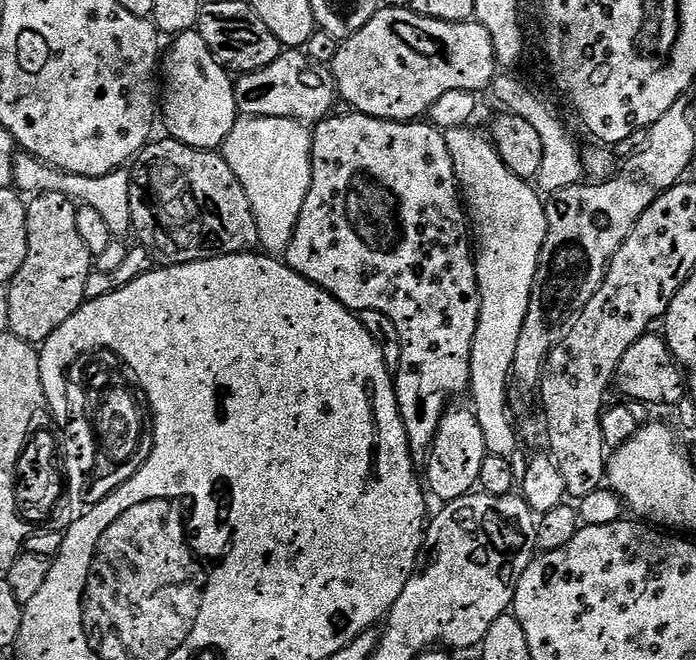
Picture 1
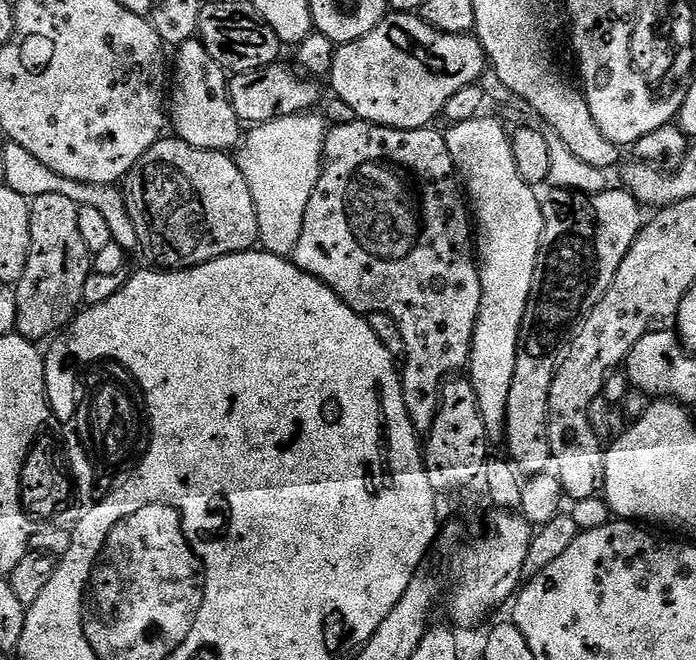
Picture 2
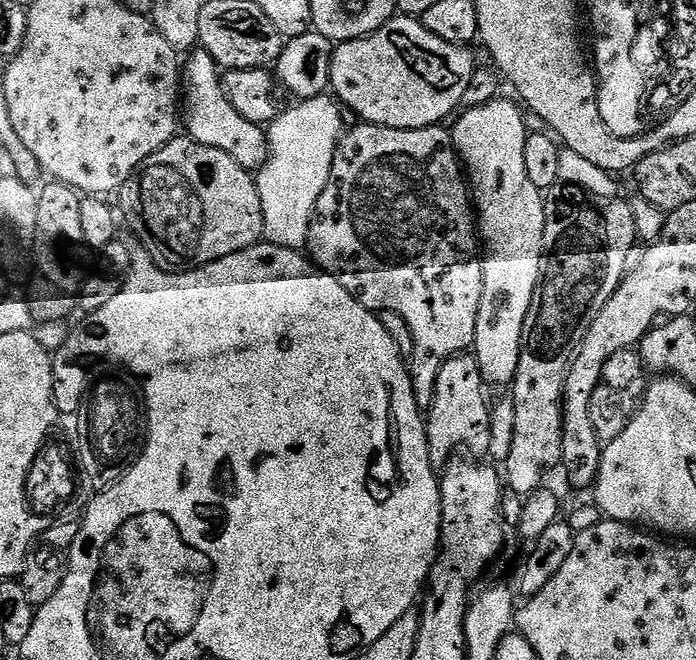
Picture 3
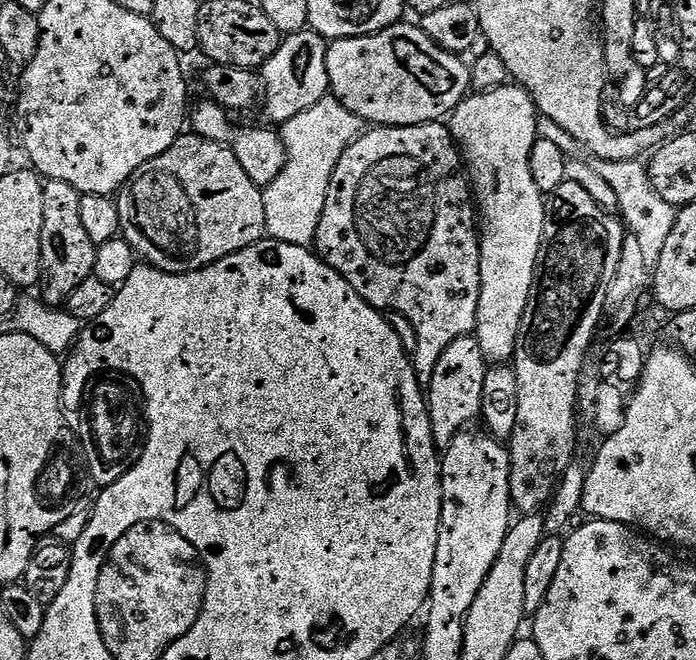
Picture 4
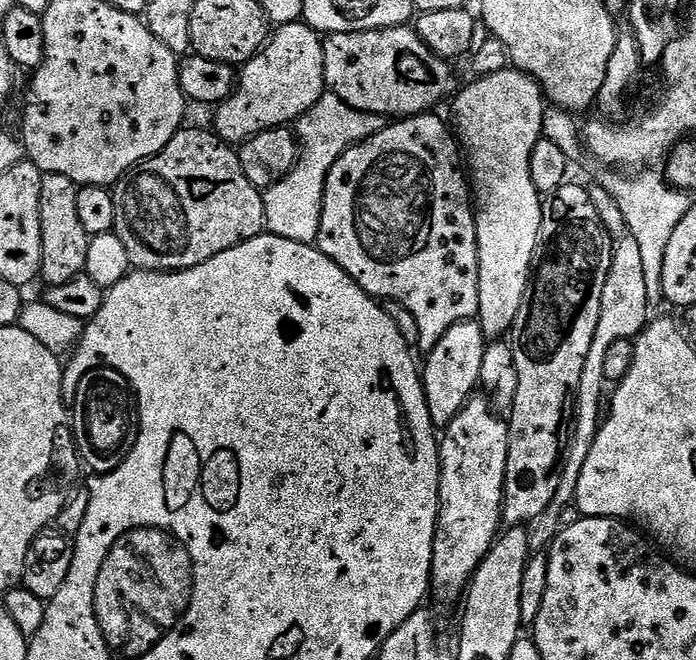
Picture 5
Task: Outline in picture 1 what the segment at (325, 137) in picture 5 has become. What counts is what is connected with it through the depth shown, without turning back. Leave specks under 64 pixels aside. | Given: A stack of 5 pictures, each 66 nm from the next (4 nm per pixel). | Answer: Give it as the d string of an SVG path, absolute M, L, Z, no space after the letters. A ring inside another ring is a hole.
M240 118L222 145L224 160L234 170L250 198L250 206L260 231L259 247L268 254L287 253L300 222L306 194L312 185L312 132L304 128L307 127L301 121L288 118Z

